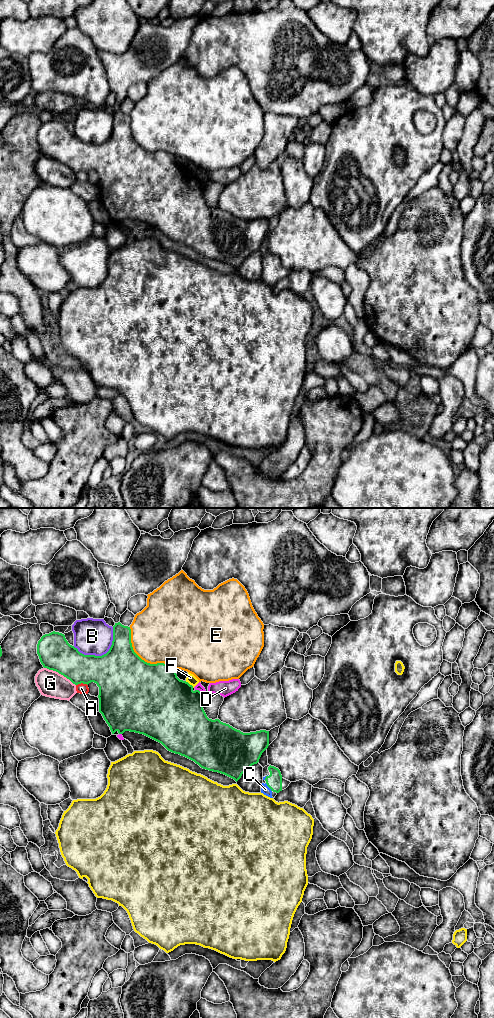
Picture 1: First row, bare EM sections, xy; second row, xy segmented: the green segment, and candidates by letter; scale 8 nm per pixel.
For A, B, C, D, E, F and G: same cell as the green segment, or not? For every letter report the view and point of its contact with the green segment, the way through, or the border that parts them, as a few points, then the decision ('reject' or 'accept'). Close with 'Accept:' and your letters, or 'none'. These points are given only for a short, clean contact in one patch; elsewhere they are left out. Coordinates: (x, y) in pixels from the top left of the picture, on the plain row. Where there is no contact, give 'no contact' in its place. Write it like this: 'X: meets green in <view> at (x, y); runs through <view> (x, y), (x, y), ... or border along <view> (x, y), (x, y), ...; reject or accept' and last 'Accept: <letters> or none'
A: meets green in xy at (81, 170); reject
B: meets green in xy at (102, 143); reject
C: meets green in xy at (268, 274); runs through xy (274, 269), (268, 274), (265, 277); accept
D: meets green in xy at (199, 179); reject
E: meets green in xy at (143, 148); reject
F: meets green in xy at (188, 171); reject
G: meets green in xy at (60, 161); reject
Accept: C

